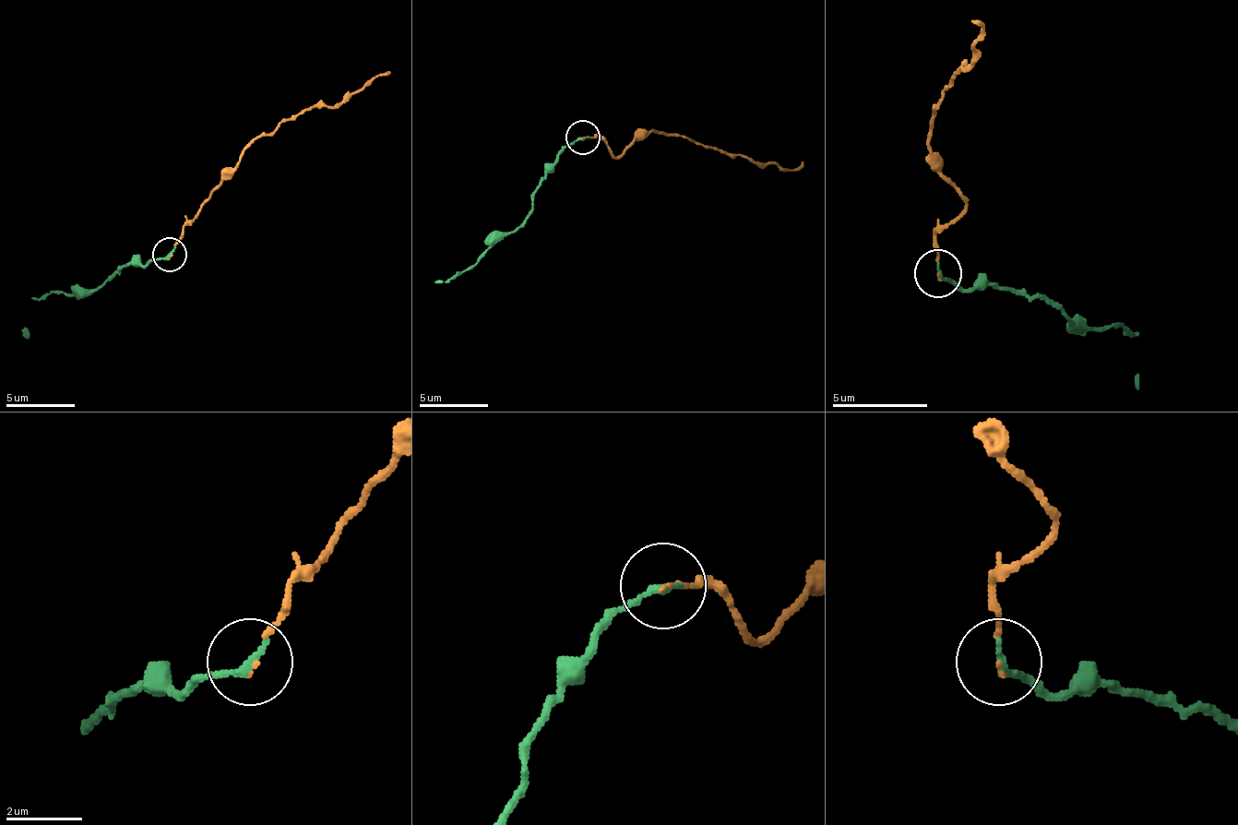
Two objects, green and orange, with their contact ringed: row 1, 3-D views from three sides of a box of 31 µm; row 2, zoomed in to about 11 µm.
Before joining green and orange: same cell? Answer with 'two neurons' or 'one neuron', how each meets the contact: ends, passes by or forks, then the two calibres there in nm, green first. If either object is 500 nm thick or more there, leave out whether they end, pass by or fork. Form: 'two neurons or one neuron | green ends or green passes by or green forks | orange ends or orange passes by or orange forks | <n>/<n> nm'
one neuron | green ends | orange ends | 240/80 nm

